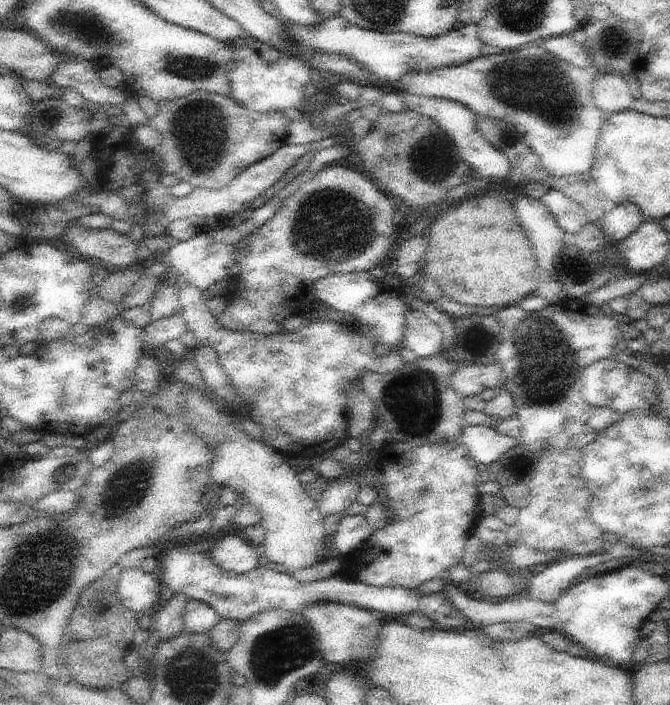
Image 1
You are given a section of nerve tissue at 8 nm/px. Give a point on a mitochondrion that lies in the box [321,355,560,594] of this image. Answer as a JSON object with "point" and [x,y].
{"point":[414,397]}

